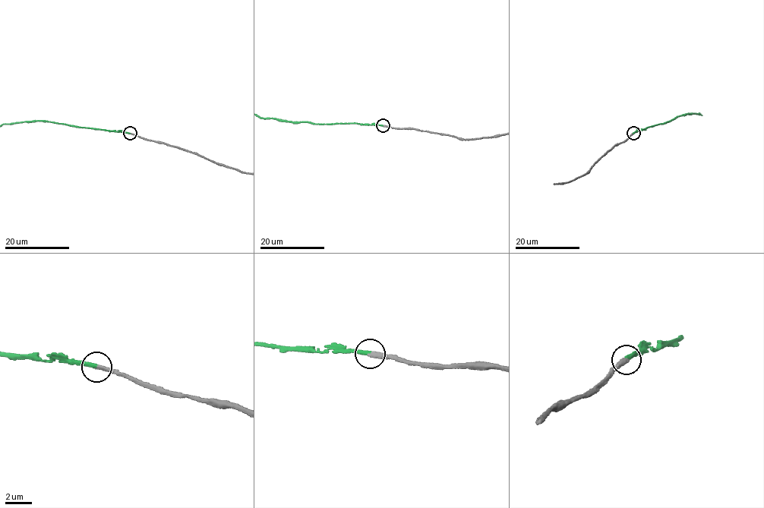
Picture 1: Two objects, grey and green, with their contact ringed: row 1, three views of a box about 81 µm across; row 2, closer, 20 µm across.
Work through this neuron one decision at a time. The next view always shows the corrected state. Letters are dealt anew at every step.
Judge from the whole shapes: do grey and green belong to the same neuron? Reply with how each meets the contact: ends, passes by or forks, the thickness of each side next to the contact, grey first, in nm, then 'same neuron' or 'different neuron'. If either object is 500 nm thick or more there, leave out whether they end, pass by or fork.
grey ends there; green ends there; 360 nm thick on the grey side, 320 nm on the other; same neuron

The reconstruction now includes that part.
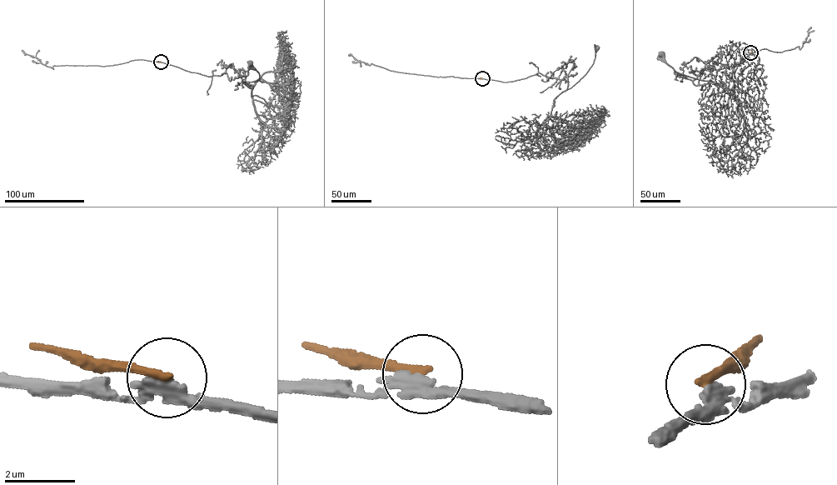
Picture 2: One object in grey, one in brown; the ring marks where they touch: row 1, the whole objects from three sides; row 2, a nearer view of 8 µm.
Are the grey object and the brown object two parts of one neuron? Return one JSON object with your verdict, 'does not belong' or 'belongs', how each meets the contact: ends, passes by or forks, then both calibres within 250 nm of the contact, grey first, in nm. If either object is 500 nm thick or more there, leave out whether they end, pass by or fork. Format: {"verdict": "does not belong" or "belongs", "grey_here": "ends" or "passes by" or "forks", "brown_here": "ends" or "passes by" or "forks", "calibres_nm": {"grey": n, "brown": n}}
{"verdict": "does not belong", "grey_here": "passes by", "brown_here": "ends", "calibres_nm": {"grey": 280, "brown": 240}}

